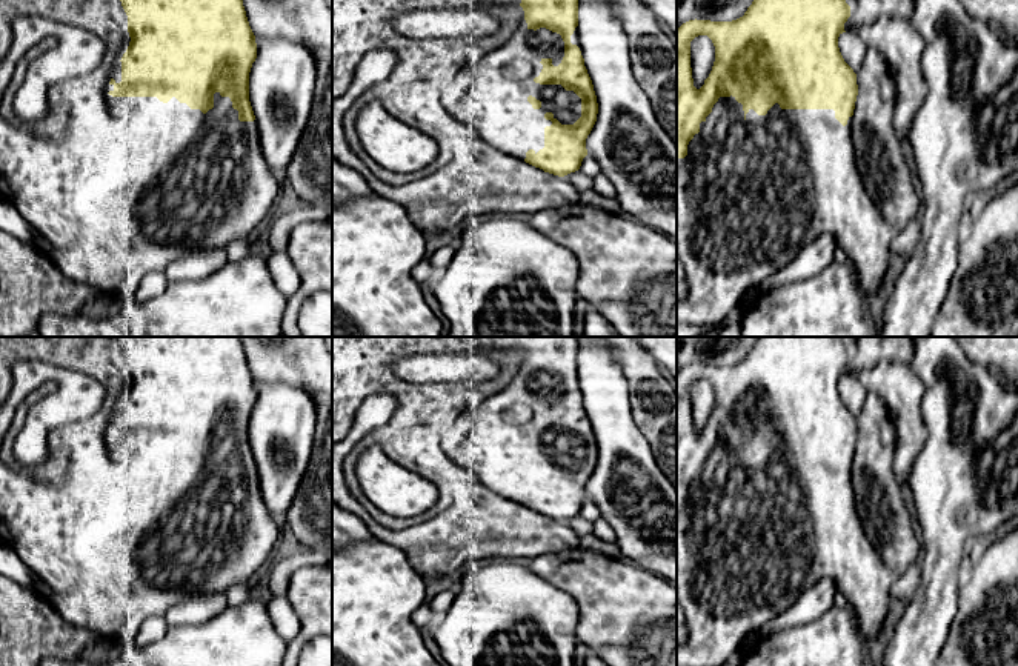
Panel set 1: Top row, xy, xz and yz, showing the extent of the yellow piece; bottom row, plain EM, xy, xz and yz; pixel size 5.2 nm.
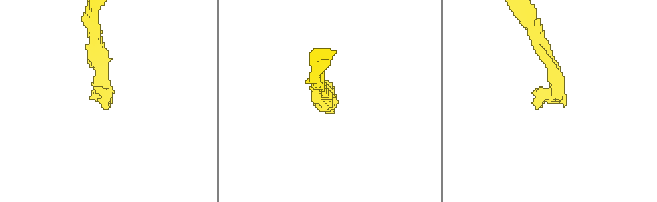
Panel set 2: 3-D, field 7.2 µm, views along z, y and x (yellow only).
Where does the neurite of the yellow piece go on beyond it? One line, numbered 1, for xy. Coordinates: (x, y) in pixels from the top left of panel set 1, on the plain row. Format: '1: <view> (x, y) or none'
1: xy (197, 525)

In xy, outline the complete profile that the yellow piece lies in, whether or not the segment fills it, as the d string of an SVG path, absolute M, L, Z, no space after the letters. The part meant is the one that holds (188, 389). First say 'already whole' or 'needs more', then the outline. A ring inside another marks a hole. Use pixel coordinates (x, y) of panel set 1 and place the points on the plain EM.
needs more | M118 337L121 351L128 360L129 391L117 406L108 429L111 455L126 468L126 480L121 494L128 506L128 537L125 546L115 552L103 552L95 558L86 557L82 563L82 580L75 588L54 594L49 601L60 617L75 628L91 631L103 638L117 638L132 644L140 624L154 615L165 615L178 601L191 594L226 594L231 586L255 581L278 554L284 541L284 529L268 511L255 460L249 446L249 417L257 403L255 380L249 371L240 337Z

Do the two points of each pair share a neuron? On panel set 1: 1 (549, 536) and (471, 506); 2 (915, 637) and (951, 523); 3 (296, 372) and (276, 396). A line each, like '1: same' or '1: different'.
1: same
2: same
3: different

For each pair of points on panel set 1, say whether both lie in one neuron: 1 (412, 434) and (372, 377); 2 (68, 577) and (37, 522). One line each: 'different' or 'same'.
1: same
2: same

